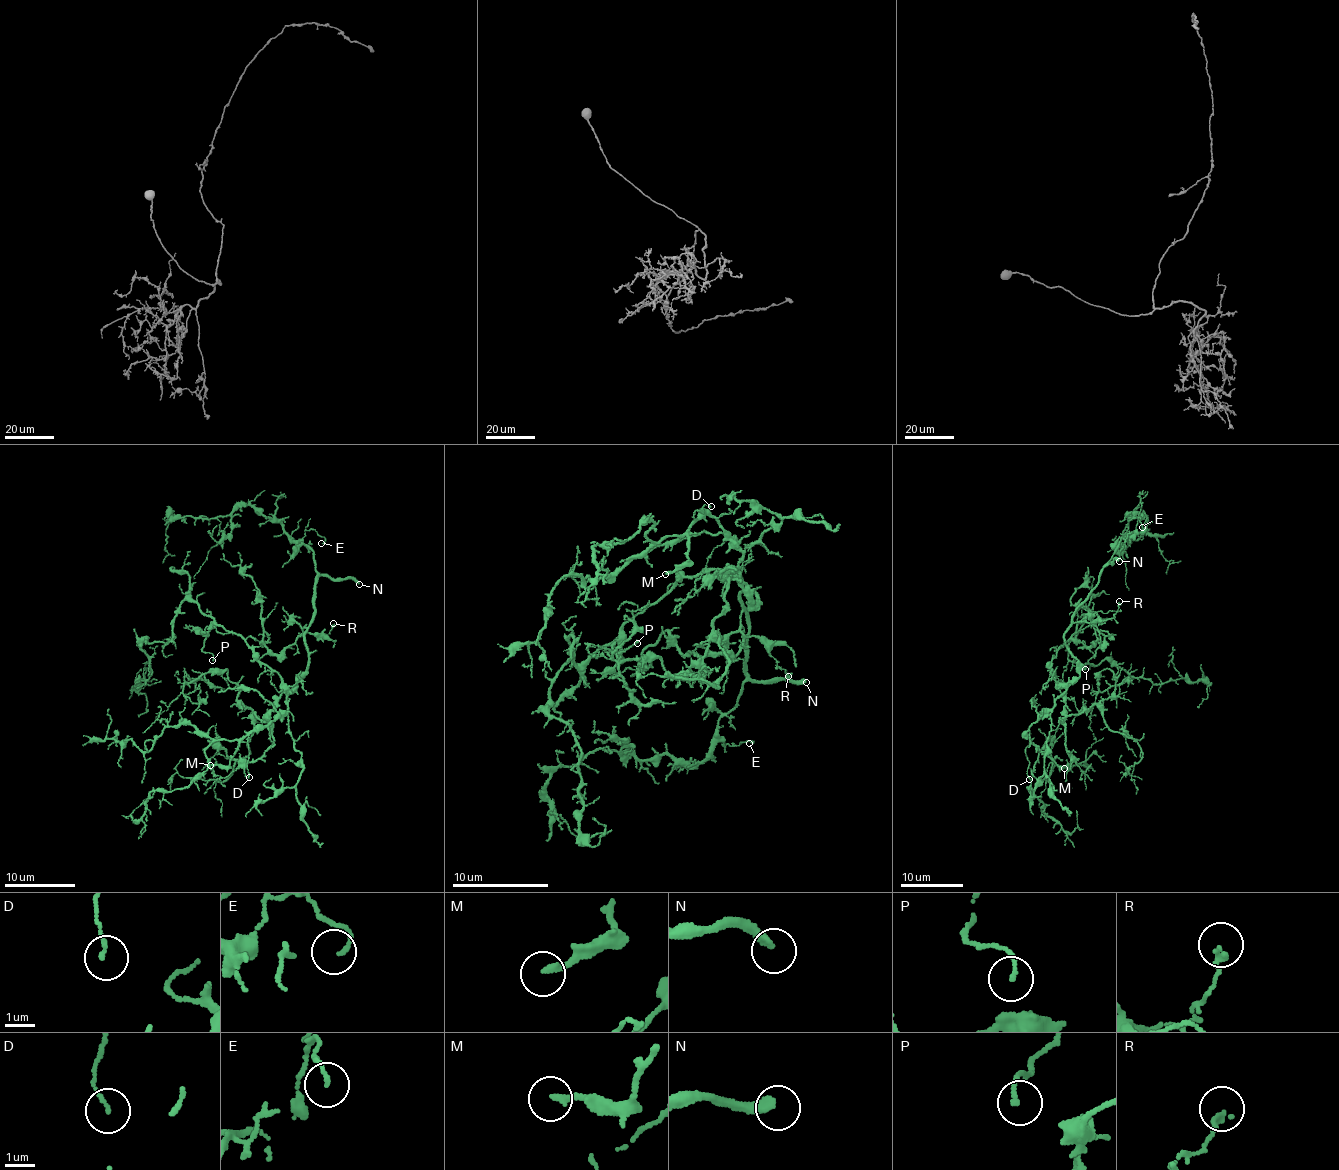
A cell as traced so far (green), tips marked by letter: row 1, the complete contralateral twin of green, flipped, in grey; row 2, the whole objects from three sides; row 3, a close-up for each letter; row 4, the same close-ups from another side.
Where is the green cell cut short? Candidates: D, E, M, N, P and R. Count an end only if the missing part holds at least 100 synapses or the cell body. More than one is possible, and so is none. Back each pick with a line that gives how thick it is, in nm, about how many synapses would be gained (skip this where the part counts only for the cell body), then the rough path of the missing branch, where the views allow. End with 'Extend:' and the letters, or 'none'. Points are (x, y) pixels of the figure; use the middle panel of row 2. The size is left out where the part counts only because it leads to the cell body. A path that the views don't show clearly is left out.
N: 300 nm | 140 syn
Extend: N

